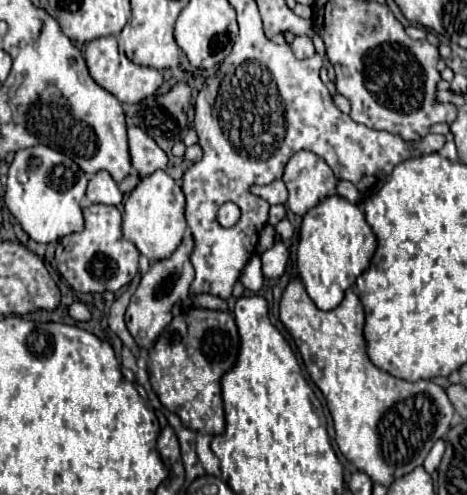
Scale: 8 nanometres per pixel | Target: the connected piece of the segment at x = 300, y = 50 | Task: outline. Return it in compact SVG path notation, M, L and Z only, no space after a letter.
M295 37L295 41L291 43L291 49L297 59L305 59L305 57L315 55L315 47L309 37Z

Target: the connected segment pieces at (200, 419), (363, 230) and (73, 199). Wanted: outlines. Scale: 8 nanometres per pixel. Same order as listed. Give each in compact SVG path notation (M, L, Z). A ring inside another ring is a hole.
M189 309L177 315L149 349L149 381L159 401L177 413L185 427L219 435L225 431L225 415L221 401L221 375L229 371L237 359L239 335L231 313Z
M327 197L313 207L301 223L299 247L297 247L297 271L305 285L307 295L321 311L335 309L345 291L355 285L355 279L369 267L371 255L375 253L377 239L365 221L363 211L351 205L343 197Z
M35 145L15 153L7 175L5 205L33 241L53 243L63 239L63 235L83 231L79 203L85 197L87 181L87 175L67 155L45 145Z

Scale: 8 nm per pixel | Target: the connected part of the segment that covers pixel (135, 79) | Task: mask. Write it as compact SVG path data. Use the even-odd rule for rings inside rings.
M99 37L87 43L85 47L85 59L91 77L97 85L107 89L111 95L115 95L121 103L135 104L143 101L145 97L153 95L159 85L163 83L163 77L157 69L135 65L122 53L119 52L117 39L115 37Z

